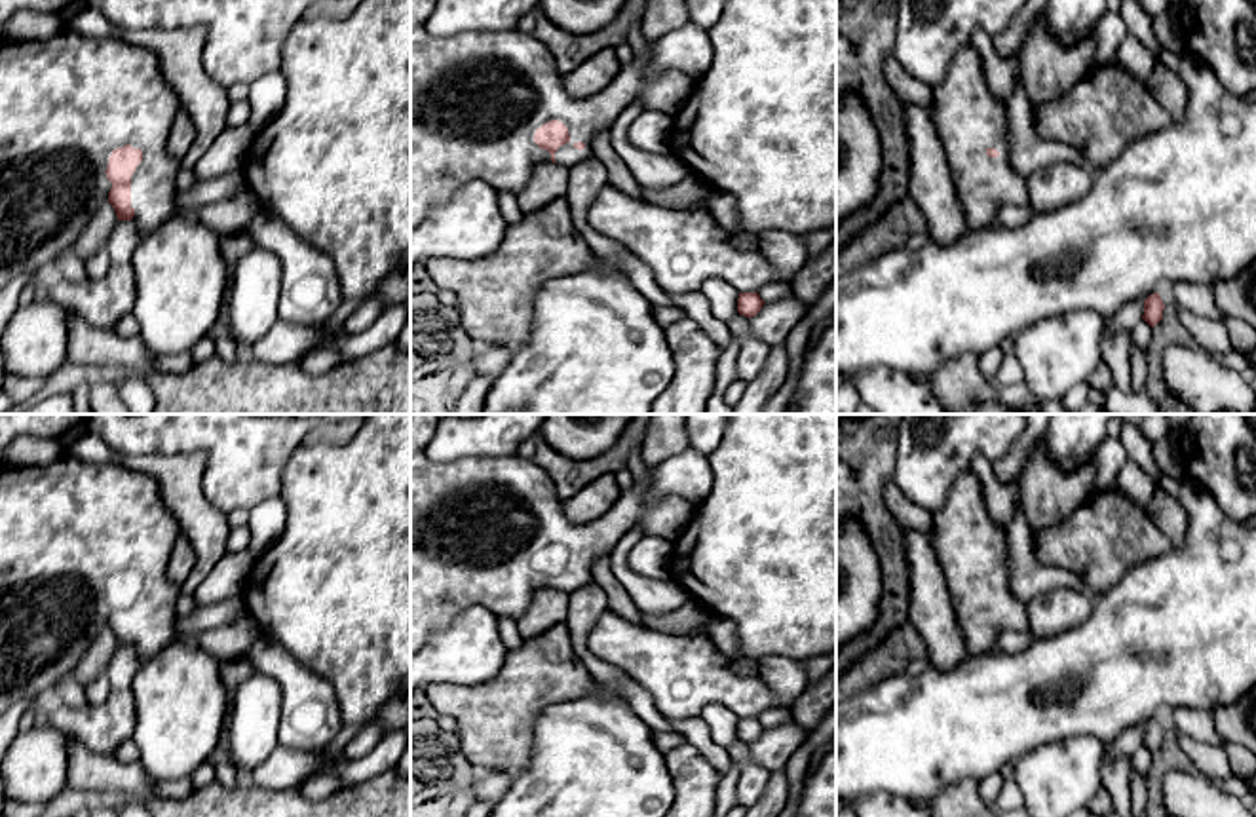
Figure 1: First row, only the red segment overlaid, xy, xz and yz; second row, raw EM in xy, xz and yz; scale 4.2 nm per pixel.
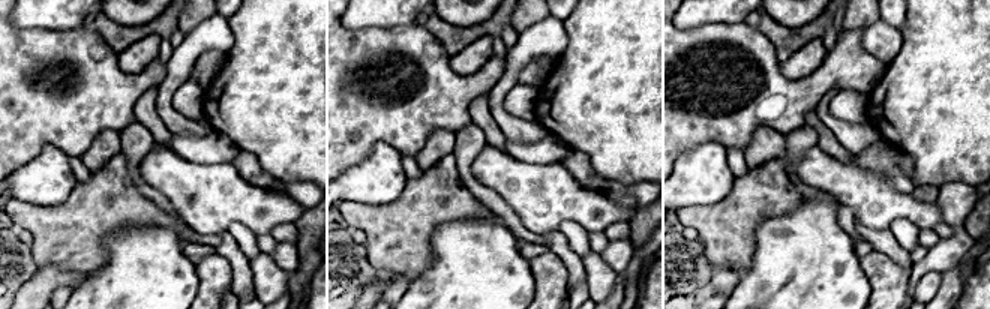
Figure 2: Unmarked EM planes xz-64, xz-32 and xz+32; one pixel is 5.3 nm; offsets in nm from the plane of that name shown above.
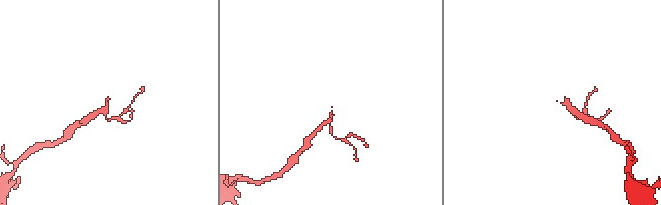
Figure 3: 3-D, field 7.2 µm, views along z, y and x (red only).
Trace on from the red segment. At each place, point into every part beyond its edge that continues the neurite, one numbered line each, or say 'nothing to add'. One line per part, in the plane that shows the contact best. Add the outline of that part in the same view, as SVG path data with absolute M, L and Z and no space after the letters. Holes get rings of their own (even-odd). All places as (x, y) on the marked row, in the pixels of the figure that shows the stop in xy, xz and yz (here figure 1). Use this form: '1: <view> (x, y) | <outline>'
1: xy (65, 103) | M65 30L48 40L36 42L10 42L0 36L0 287L10 283L17 276L32 276L42 266L57 262L59 256L70 251L86 228L89 217L99 205L108 201L112 182L106 179L108 158L116 148L131 144L143 150L143 162L137 165L131 177L131 207L135 209L133 222L143 236L158 230L165 220L177 213L177 173L182 169L179 158L167 152L167 141L171 135L173 122L181 108L177 93L171 89L162 74L160 59L156 51L110 38L93 38Z

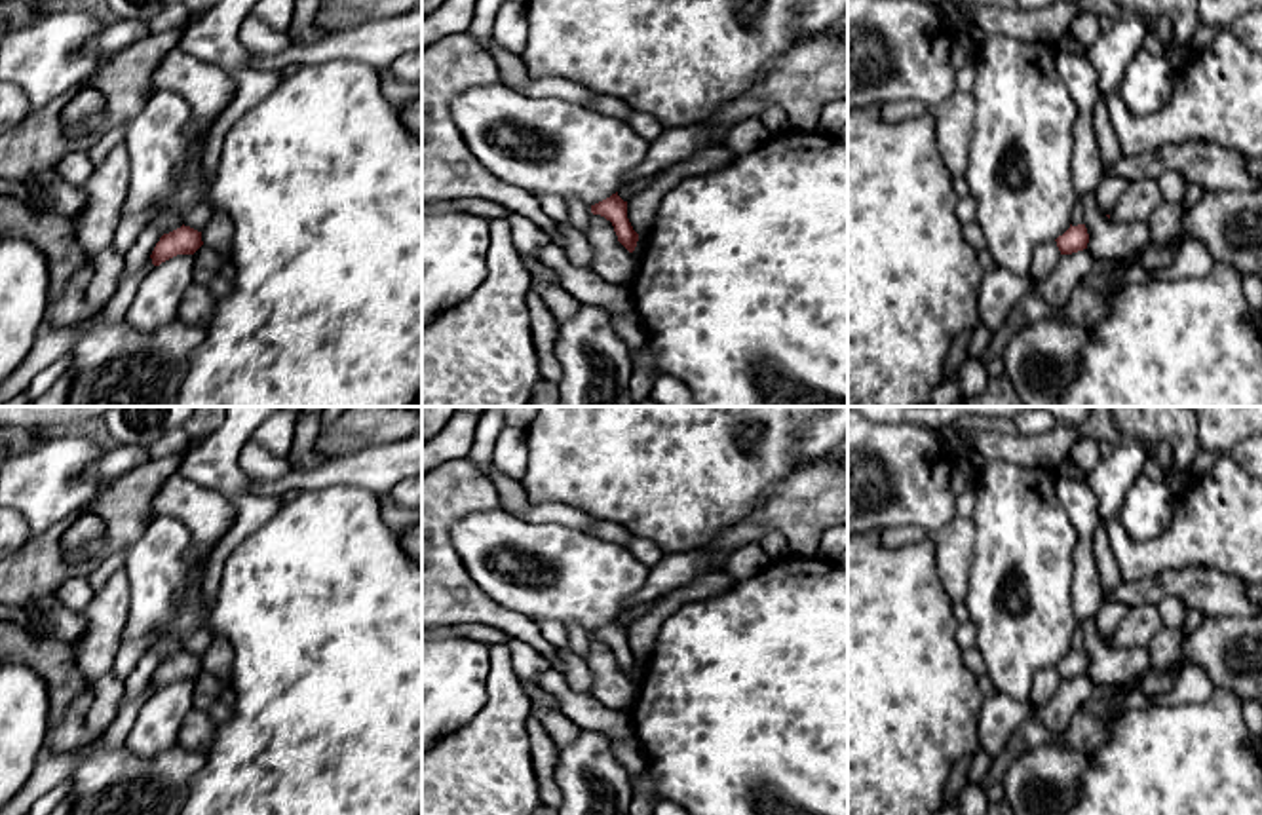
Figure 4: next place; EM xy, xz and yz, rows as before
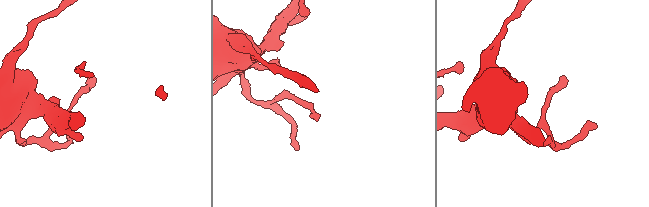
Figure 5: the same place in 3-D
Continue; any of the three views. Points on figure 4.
nothing to add

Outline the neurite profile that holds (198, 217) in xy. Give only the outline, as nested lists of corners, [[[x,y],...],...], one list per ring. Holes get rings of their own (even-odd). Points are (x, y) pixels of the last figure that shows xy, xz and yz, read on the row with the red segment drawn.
[[[201,201],[200,205],[184,213],[182,224],[201,232],[207,226],[211,215],[213,215],[213,203]]]

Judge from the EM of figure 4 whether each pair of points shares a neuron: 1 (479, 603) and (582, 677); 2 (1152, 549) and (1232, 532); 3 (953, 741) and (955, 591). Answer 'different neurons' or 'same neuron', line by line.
1: different neurons
2: same neuron
3: different neurons

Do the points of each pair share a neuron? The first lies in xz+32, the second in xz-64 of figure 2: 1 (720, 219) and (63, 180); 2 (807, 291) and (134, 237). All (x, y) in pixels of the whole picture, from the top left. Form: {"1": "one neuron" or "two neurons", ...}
{"1": "two neurons", "2": "one neuron"}

